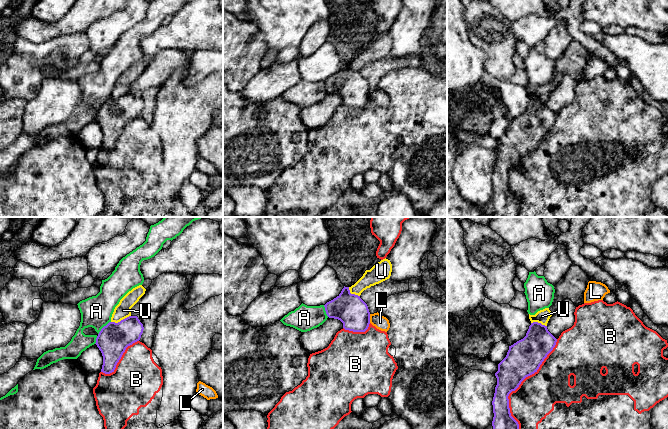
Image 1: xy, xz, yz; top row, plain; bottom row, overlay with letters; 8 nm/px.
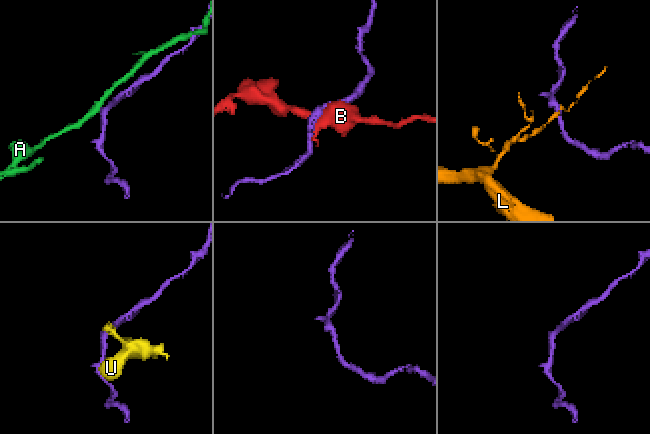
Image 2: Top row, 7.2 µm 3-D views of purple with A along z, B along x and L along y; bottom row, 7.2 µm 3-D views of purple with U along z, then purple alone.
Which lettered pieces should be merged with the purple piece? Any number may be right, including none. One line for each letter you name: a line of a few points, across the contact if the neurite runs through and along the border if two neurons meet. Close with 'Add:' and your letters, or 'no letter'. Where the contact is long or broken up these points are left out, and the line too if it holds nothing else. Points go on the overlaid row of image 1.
Add: no letter

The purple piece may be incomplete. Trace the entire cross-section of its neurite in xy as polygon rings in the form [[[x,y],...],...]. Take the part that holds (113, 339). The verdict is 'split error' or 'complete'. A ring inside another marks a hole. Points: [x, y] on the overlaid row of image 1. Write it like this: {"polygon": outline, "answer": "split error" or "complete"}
{"polygon": [[[129,316],[118,323],[109,322],[104,326],[95,343],[103,356],[101,372],[114,372],[126,348],[140,340],[143,330],[137,316]]], "answer": "complete"}

